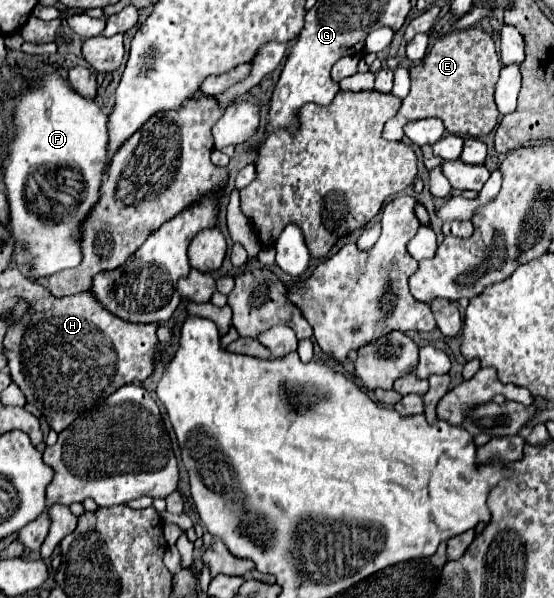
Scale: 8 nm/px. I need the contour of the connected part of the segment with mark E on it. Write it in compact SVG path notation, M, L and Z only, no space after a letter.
M468 28L438 36L422 62L410 68L410 94L402 100L398 114L386 122L382 136L386 140L402 140L402 128L406 122L430 116L440 118L450 134L474 138L490 134L498 122L498 110L494 108L494 84L500 68L502 64L496 54L494 40L482 28Z

